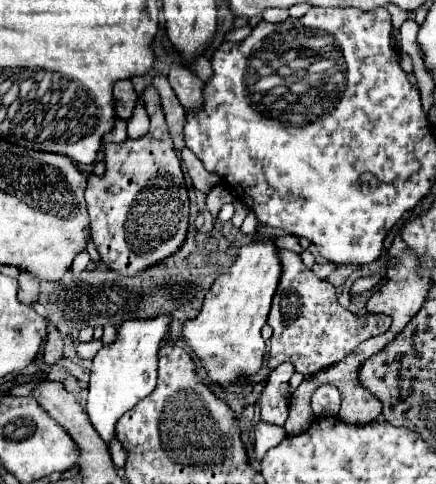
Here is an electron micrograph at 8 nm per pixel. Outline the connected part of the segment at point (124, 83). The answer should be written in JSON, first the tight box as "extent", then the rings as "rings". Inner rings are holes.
{"extent":[114,80,138,122],"rings":[[[120,80],[114,86],[114,98],[116,98],[116,112],[118,118],[122,118],[124,122],[128,122],[134,114],[136,102],[138,102],[138,94],[134,90],[134,84],[130,80]]]}

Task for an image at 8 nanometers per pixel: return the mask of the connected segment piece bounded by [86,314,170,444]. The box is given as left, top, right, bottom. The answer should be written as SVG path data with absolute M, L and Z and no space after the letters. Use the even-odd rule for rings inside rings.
M162 314L154 320L128 320L118 328L116 342L100 348L96 358L92 360L86 412L90 424L106 444L110 444L116 438L116 422L120 420L120 414L132 410L132 406L136 406L156 388L156 358L168 324L168 314Z

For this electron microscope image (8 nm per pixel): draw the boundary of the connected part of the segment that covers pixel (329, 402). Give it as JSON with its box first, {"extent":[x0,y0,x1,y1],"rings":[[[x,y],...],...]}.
{"extent":[312,386,340,416],"rings":[[[320,386],[312,396],[316,416],[336,416],[340,410],[340,392],[334,386]]]}

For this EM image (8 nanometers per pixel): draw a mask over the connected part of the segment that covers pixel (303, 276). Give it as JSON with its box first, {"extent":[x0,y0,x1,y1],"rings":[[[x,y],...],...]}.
{"extent":[268,250,392,376],"rings":[[[280,250],[284,262],[284,274],[272,302],[268,324],[274,330],[270,338],[270,358],[268,368],[274,370],[282,362],[292,362],[294,370],[302,376],[314,376],[328,366],[344,360],[360,342],[384,334],[392,318],[382,314],[354,314],[338,304],[336,288],[314,276],[302,264],[300,254],[290,250]]]}

